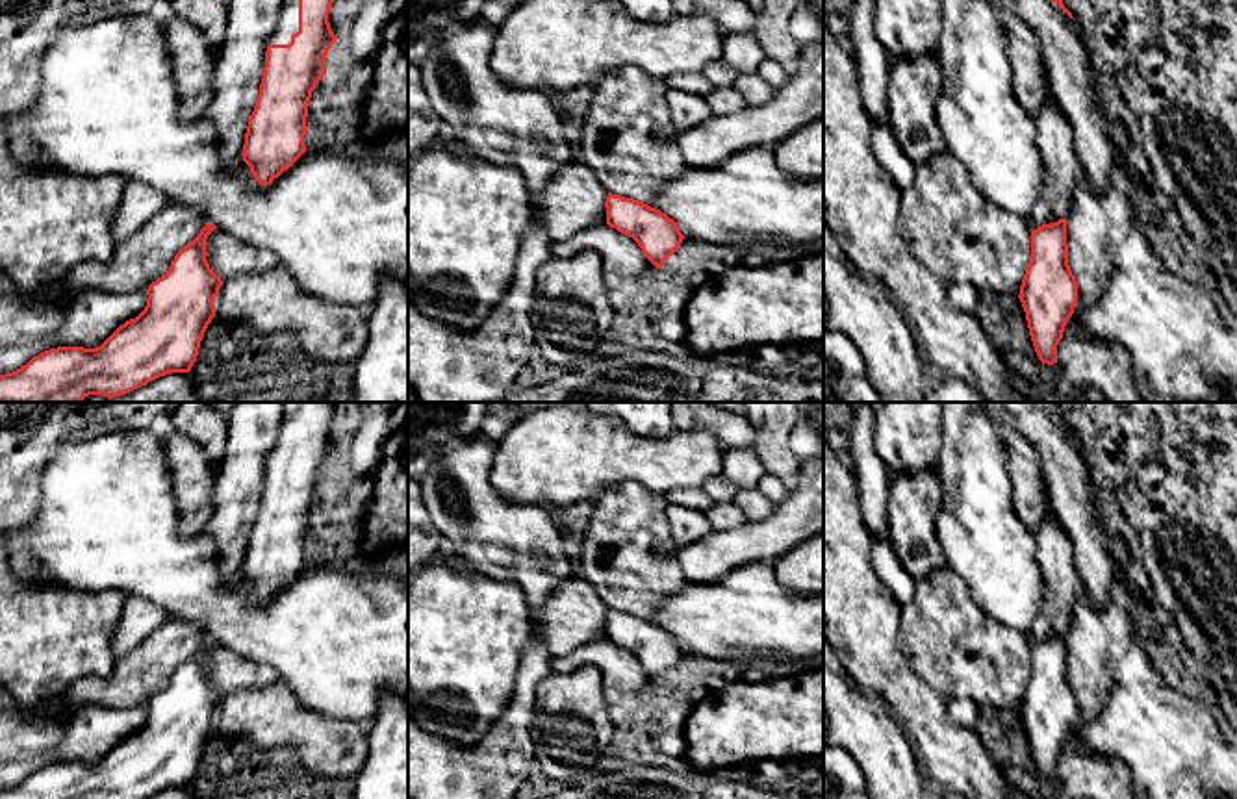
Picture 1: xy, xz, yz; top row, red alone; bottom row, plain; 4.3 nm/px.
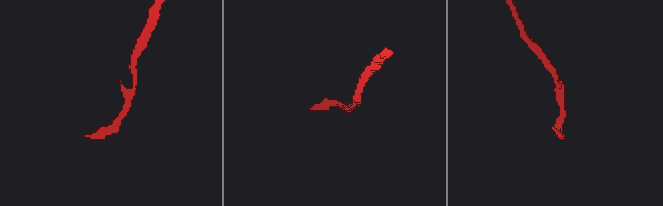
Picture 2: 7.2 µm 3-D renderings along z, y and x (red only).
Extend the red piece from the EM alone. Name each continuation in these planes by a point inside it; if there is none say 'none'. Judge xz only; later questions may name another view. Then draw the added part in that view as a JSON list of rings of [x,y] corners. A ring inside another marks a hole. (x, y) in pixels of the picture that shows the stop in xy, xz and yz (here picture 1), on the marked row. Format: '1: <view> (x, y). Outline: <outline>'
none

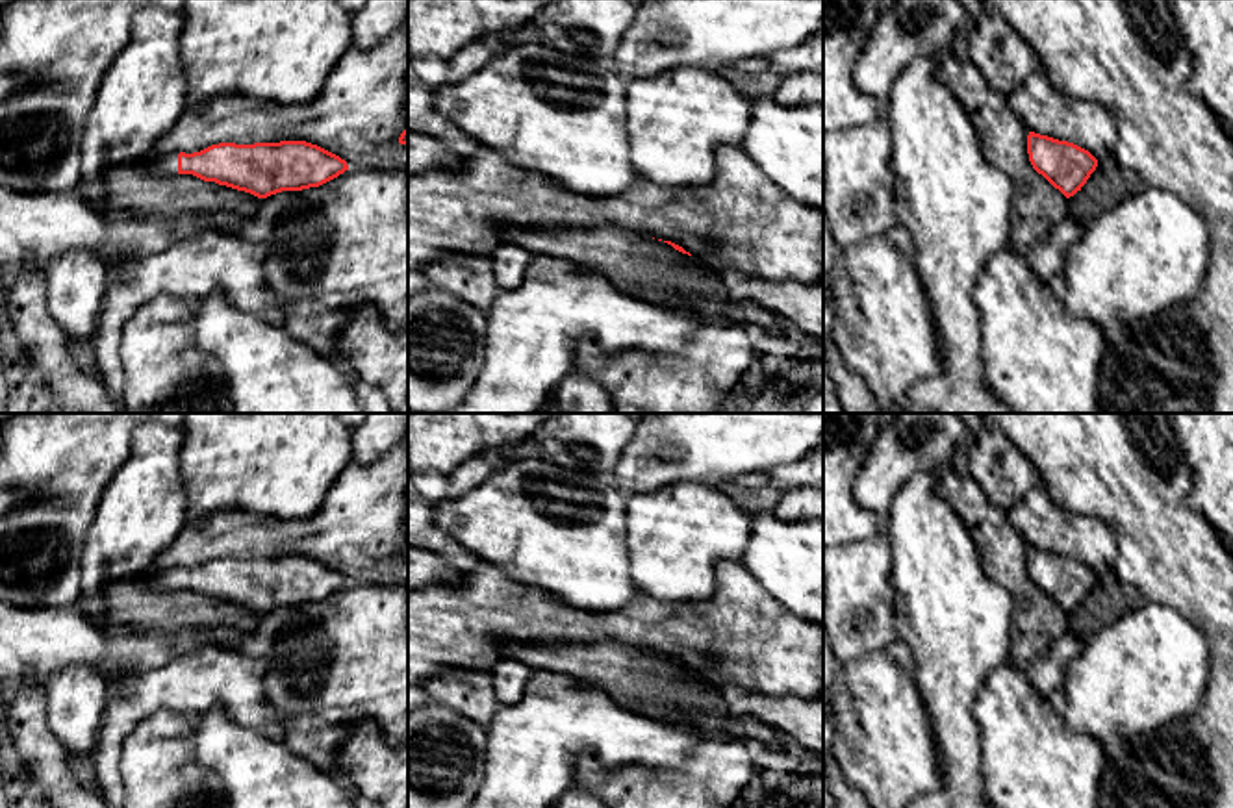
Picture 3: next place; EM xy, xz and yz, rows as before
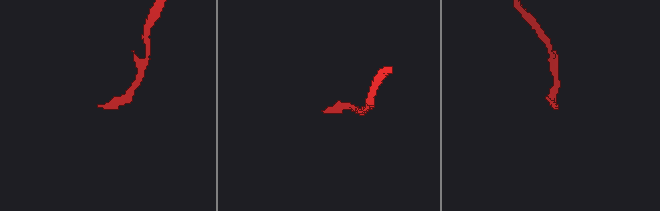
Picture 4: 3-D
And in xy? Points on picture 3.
1: xy (167, 165). Outline: [[[150,152],[148,156],[145,156],[145,159],[146,159],[158,172],[161,172],[161,174],[165,174],[165,176],[169,176],[169,178],[178,176],[178,154],[176,154],[176,152],[167,154],[167,156]]]

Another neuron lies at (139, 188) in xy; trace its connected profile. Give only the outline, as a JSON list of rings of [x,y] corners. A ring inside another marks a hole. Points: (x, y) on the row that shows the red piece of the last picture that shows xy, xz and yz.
[[[145,158],[115,165],[104,174],[106,204],[113,211],[182,217],[185,213],[226,211],[235,219],[252,217],[260,198],[193,174],[169,178]]]

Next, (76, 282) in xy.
[[[69,252],[44,269],[46,306],[72,341],[95,339],[111,272],[93,252]]]

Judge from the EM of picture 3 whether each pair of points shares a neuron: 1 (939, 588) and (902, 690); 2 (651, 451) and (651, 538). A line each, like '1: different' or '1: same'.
1: different
2: different

